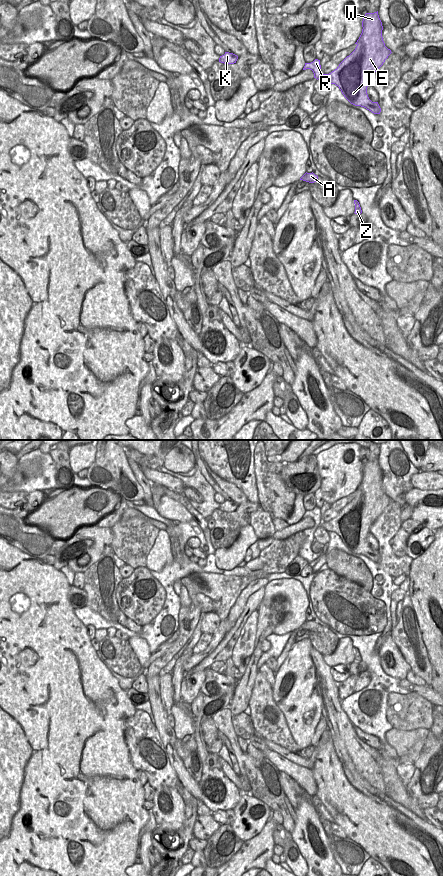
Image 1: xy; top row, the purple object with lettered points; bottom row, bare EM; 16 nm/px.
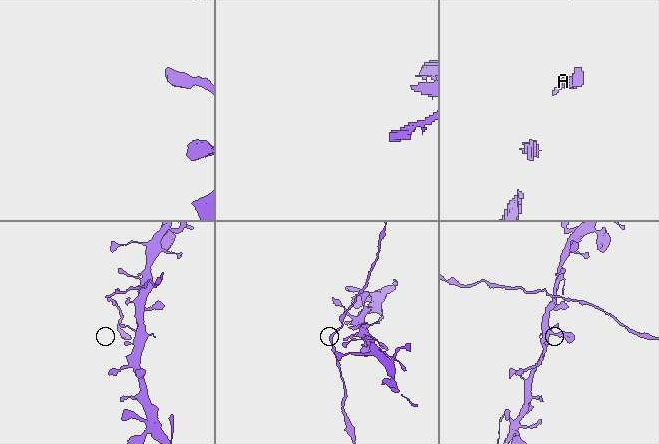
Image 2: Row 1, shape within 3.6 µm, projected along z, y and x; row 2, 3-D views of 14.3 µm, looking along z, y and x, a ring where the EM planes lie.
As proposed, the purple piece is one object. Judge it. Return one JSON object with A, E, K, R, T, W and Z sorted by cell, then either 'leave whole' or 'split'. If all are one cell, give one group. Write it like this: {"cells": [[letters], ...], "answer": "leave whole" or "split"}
{"cells": [["A", "E", "K", "R", "T", "W", "Z"]], "answer": "leave whole"}

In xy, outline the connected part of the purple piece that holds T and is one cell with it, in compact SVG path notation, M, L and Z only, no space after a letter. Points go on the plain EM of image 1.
M378 459L366 461L362 469L362 481L355 491L355 498L329 522L321 522L320 508L305 511L303 518L310 517L314 526L339 535L344 545L353 553L361 554L374 562L380 562L378 550L372 550L367 535L375 520L392 501L382 485L382 470Z

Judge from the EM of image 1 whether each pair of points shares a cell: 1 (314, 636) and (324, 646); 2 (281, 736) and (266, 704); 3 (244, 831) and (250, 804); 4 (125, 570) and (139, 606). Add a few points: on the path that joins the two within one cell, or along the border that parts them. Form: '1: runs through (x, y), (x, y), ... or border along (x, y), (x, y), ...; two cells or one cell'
1: runs through (316, 638), (322, 644); one cell
2: runs through (274, 728), (264, 718), (262, 712); one cell
3: runs through (242, 824), (241, 819), (248, 811); one cell
4: border along (134, 569), (127, 577), (123, 578); two cells

